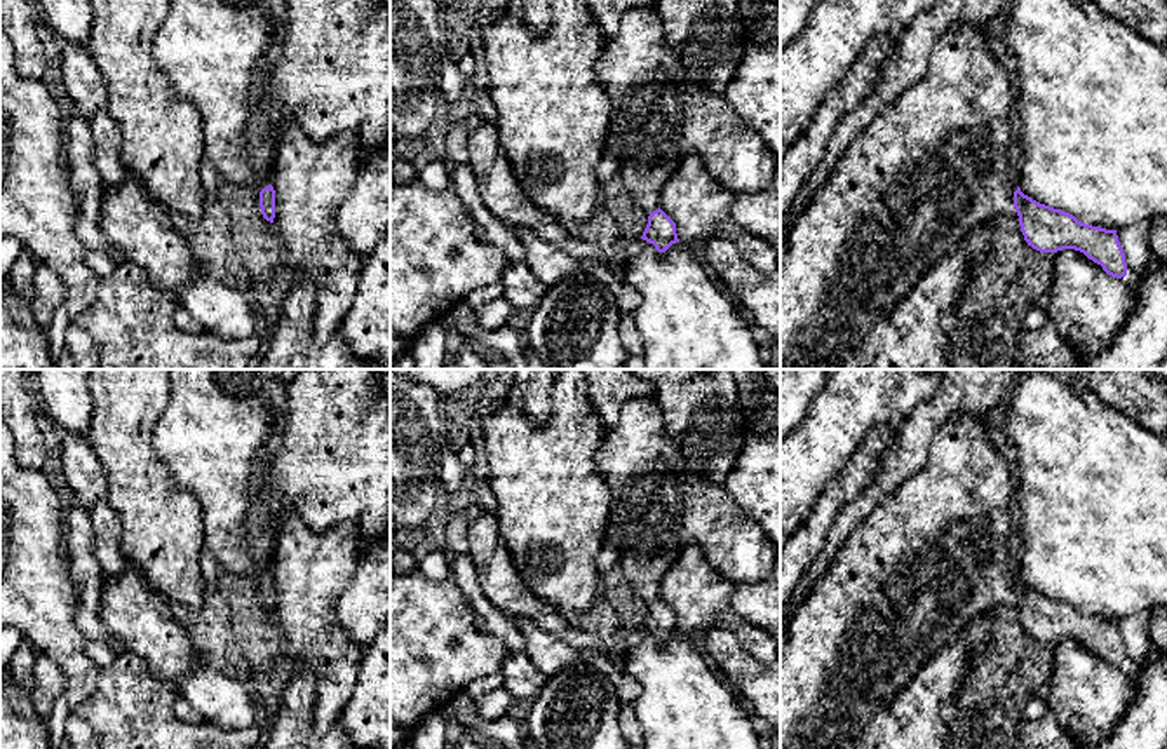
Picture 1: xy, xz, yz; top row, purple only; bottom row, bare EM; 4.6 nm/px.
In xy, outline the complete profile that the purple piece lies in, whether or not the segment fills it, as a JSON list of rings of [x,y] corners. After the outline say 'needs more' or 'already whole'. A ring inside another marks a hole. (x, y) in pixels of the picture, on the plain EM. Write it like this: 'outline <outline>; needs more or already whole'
outline [[[270,556],[266,561],[260,563],[260,601],[263,608],[273,613],[275,608],[275,580],[272,577]]]; needs more

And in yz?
outline [[[961,415],[946,423],[934,435],[927,465],[911,479],[904,481],[895,491],[892,491],[867,516],[866,521],[852,530],[848,540],[836,552],[836,557],[824,577],[815,584],[813,590],[789,618],[787,639],[780,646],[780,749],[836,749],[843,746],[880,705],[902,690],[911,681],[911,678],[916,676],[941,648],[951,643],[974,617],[986,613],[1002,603],[1017,603],[1024,631],[1033,639],[1040,643],[1075,639],[1083,643],[1094,653],[1101,655],[1108,665],[1116,669],[1127,665],[1125,643],[1118,632],[1116,620],[1085,615],[1069,603],[1033,590],[1015,575],[1015,563],[1010,559],[1007,547],[1007,538],[1010,533],[1008,505],[1014,496],[1015,493],[1010,465],[996,448],[996,441],[986,425],[986,415]]]; needs more

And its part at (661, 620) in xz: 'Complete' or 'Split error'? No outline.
Split error

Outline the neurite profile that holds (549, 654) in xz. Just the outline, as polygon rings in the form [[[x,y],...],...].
[[[514,618],[516,625],[526,638],[524,653],[535,664],[535,667],[547,678],[570,667],[573,662],[587,658],[587,653],[568,644],[564,639],[543,631],[533,620]]]

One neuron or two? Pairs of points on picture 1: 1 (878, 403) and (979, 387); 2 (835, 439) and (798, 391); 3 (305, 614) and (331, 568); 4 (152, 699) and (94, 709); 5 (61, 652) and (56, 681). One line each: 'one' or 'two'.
1: two
2: two
3: one
4: one
5: two

